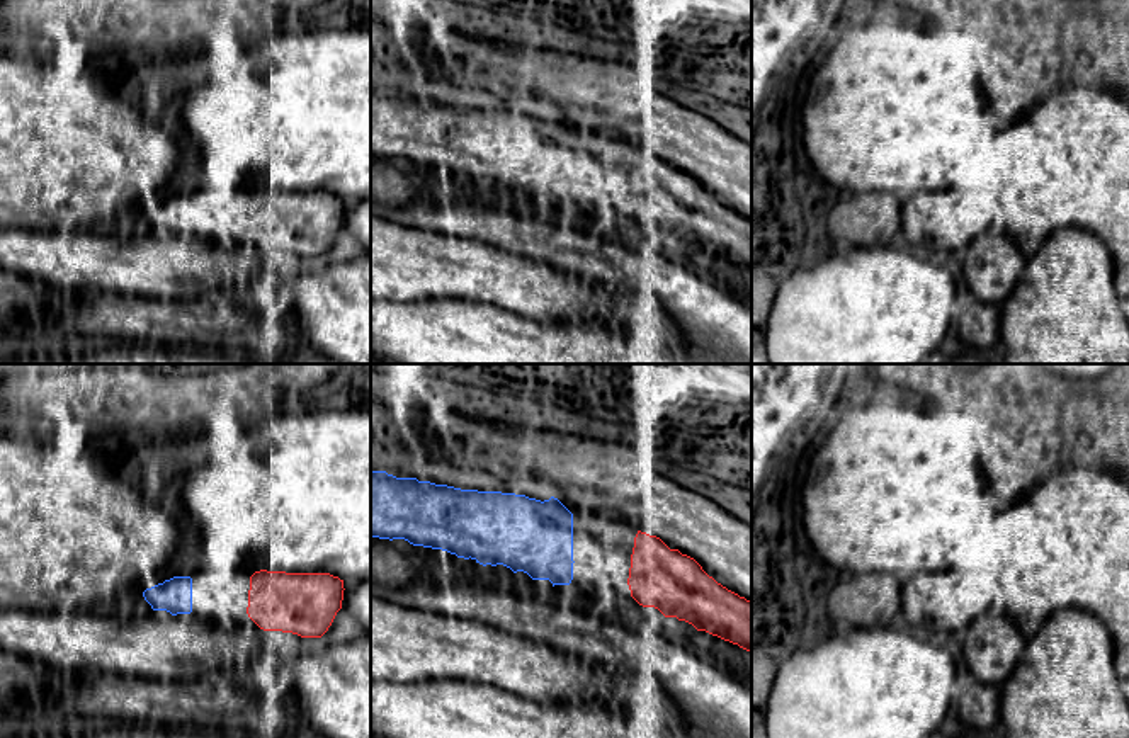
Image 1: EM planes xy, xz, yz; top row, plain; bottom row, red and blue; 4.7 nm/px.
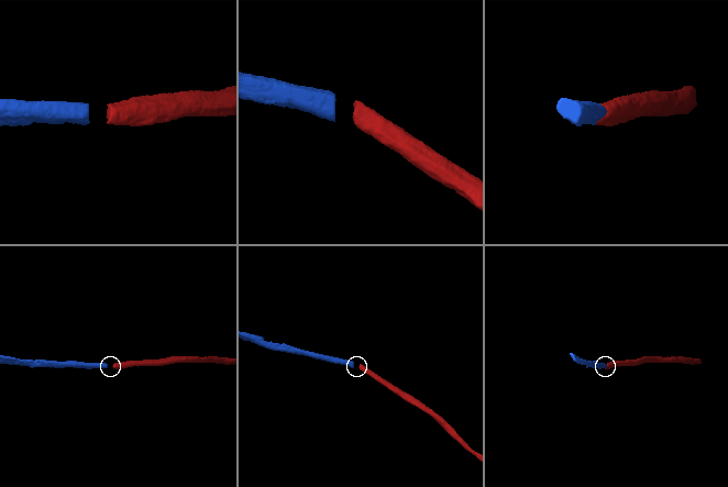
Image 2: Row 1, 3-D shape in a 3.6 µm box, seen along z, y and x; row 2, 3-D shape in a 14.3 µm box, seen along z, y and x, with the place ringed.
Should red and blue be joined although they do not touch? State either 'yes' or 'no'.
yes

